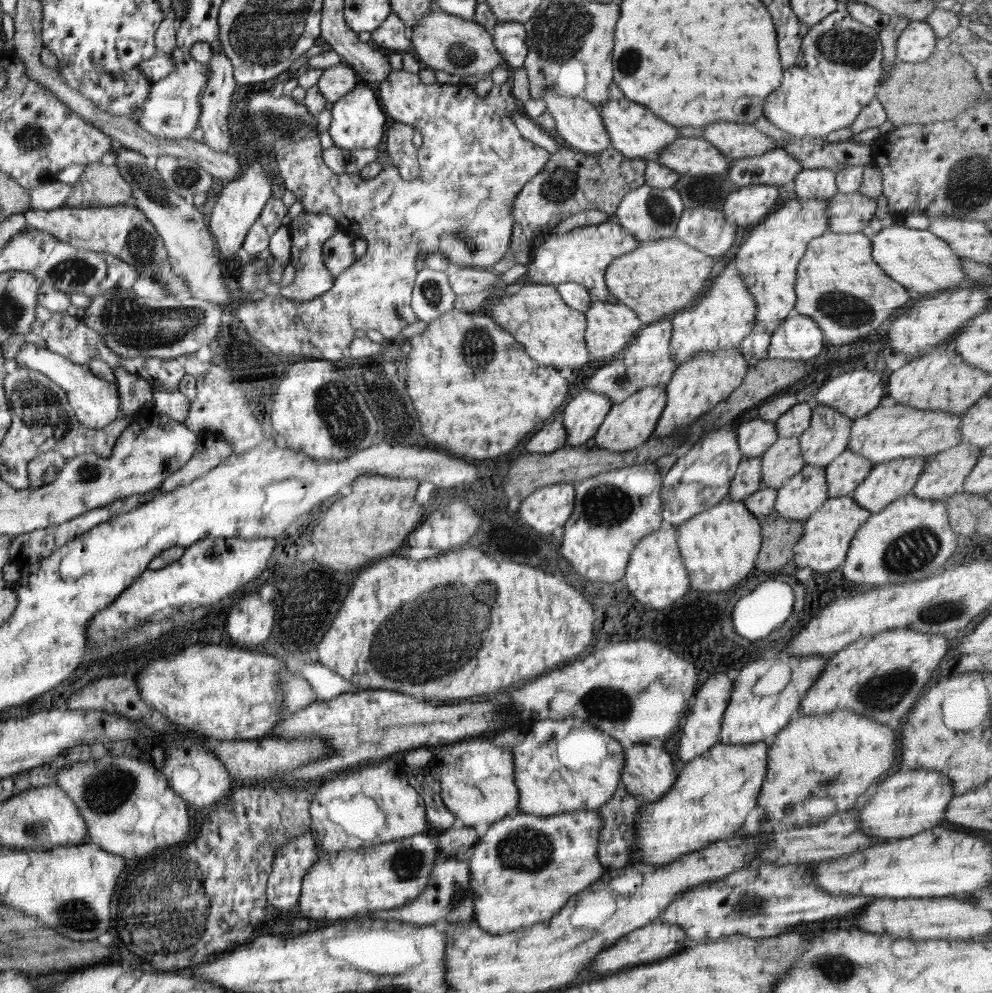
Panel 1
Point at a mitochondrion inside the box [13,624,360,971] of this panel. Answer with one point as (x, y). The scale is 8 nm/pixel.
(190, 883)

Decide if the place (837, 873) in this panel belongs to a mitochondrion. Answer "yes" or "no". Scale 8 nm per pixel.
no

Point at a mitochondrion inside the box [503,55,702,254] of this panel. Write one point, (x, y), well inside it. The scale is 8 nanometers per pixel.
(561, 185)

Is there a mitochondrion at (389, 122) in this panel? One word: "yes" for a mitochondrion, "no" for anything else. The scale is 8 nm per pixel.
no

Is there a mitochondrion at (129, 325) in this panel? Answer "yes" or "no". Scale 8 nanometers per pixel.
yes

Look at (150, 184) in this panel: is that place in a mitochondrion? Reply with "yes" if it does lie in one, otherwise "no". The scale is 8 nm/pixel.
yes

